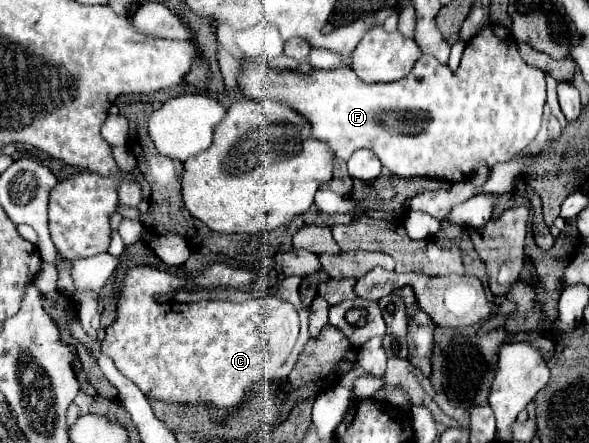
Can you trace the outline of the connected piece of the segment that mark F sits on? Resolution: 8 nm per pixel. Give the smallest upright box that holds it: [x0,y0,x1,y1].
[238,23,546,183]

